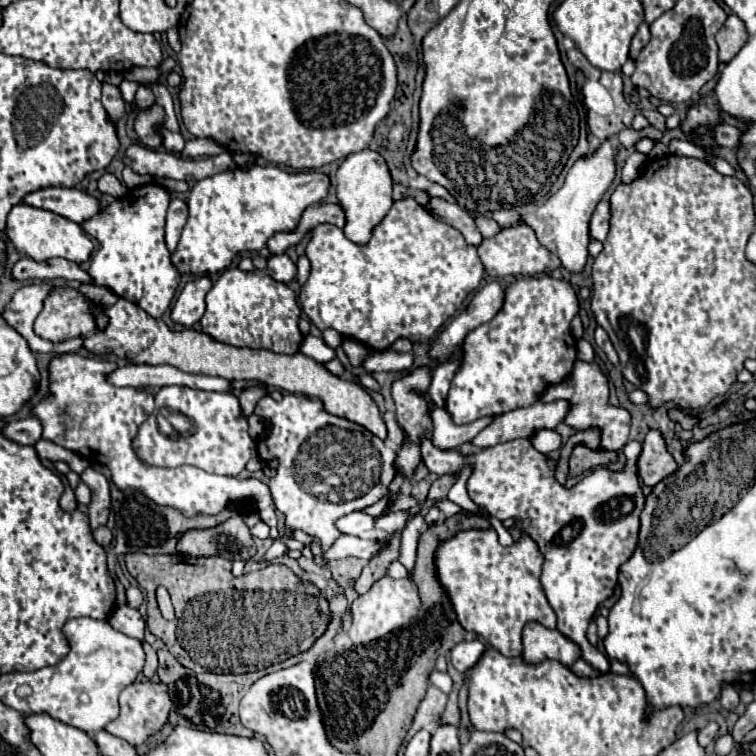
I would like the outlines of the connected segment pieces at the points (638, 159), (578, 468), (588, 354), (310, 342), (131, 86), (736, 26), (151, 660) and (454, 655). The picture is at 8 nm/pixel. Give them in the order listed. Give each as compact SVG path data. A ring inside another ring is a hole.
M633 151L633 153L629 155L623 171L621 171L621 181L623 181L623 183L633 183L633 181L639 177L639 171L641 171L641 167L643 167L645 161L647 161L647 155L641 155L641 153Z
M577 445L573 449L573 455L571 455L571 477L579 477L583 475L585 471L593 469L593 467L599 467L599 465L607 465L611 461L617 459L617 453L609 453L609 451L603 451L603 449L597 449L597 451L591 451L583 445Z
M579 339L579 341L577 341L577 353L579 353L577 357L579 357L581 361L593 361L593 357L595 357L591 343L585 341L585 339Z
M307 335L303 339L299 351L313 357L315 361L321 361L321 363L327 363L327 361L335 359L335 349L331 349L321 337L313 337L313 335Z
M123 81L123 83L119 85L119 91L121 91L121 95L123 95L123 101L125 101L125 103L133 103L137 87L139 87L139 85L137 85L137 83L133 83L133 81Z
M729 15L725 25L717 31L717 45L719 45L719 61L729 63L745 45L747 29L737 15Z
M143 643L143 647L145 647L145 653L147 653L147 661L145 661L143 673L145 673L147 679L151 679L157 673L157 651L147 643Z
M479 639L469 641L469 643L463 641L463 643L457 643L449 651L449 657L451 657L453 667L463 673L463 671L467 671L469 667L473 667L479 661L479 657L483 655L483 651L485 651L485 645Z

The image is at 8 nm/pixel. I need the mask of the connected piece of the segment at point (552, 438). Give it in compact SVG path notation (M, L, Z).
M541 429L541 431L537 431L537 433L531 437L531 443L533 443L533 447L535 447L539 453L547 455L547 453L551 453L551 451L555 451L555 449L561 447L561 437L559 437L557 431Z

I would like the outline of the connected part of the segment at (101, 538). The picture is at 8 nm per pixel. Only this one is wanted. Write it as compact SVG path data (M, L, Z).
M101 525L101 527L97 527L97 529L93 531L93 537L95 537L95 541L97 541L99 545L103 545L103 547L109 547L109 543L111 543L113 535L108 527Z

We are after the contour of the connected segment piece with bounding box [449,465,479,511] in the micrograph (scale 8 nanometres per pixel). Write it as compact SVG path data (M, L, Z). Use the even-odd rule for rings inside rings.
M465 465L463 467L463 473L459 475L459 481L453 485L453 489L449 491L449 499L453 501L453 503L457 503L457 505L461 505L463 509L469 509L469 511L477 511L479 507L469 499L469 495L467 495L467 491L463 489L465 487L465 483L467 483L467 479L469 479L469 475L473 473L473 465Z

